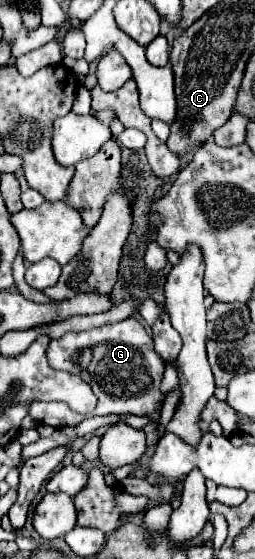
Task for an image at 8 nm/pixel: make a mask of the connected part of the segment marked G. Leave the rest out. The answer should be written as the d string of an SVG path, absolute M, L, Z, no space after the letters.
M127 318L119 324L107 324L107 326L101 326L101 328L87 330L87 332L67 332L63 338L51 340L51 344L47 348L47 358L49 358L51 368L69 370L69 372L81 376L93 388L99 402L97 402L97 408L91 412L91 416L135 414L135 416L147 416L149 420L159 424L161 408L163 408L165 396L167 396L167 394L161 392L165 362L155 352L151 334L145 330L145 326L137 318Z

